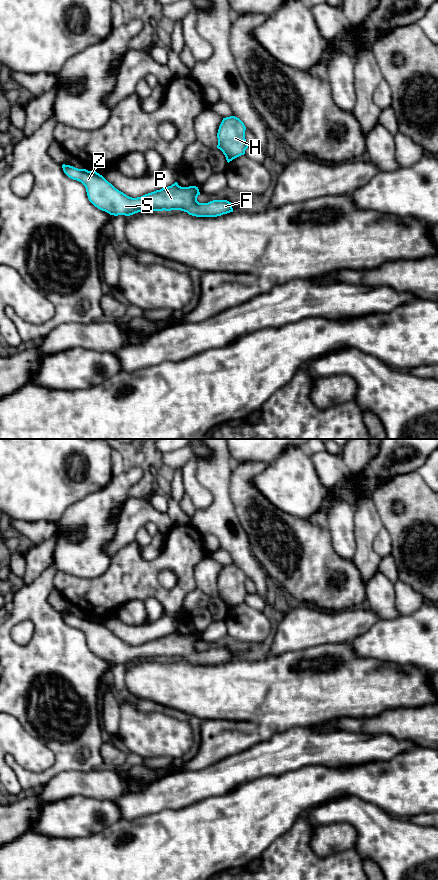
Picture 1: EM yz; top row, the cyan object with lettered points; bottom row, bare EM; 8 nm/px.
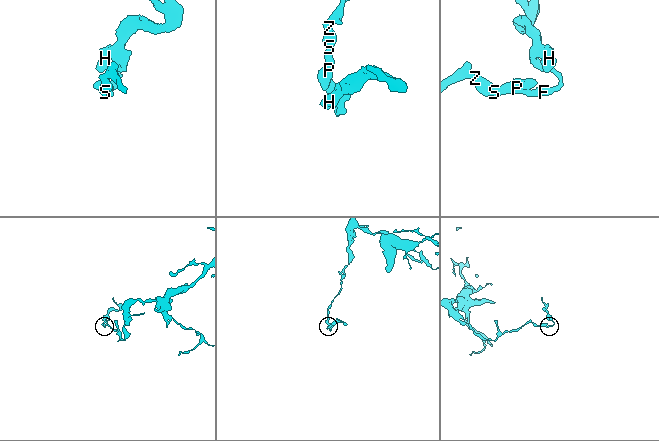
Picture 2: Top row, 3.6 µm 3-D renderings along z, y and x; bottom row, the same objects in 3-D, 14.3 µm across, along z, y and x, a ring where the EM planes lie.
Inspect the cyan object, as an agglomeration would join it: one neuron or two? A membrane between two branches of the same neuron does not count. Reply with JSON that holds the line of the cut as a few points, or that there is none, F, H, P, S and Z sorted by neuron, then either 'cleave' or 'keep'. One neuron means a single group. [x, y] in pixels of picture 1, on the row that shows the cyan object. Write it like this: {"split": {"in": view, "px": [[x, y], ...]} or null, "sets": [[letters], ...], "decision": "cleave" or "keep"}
{"split": null, "sets": [["F", "H", "P", "S", "Z"]], "decision": "keep"}

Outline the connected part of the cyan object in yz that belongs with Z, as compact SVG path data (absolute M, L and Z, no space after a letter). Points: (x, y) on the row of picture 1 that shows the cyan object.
M65 164L62 168L69 178L85 186L88 199L95 207L110 215L130 216L144 211L181 210L196 217L217 217L233 212L232 204L227 200L199 203L197 197L200 192L196 186L181 187L175 182L171 186L132 198L116 189L96 171Z

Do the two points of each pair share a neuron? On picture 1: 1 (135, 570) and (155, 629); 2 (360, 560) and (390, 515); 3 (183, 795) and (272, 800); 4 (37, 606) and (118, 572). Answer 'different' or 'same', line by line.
1: different
2: different
3: different
4: different

